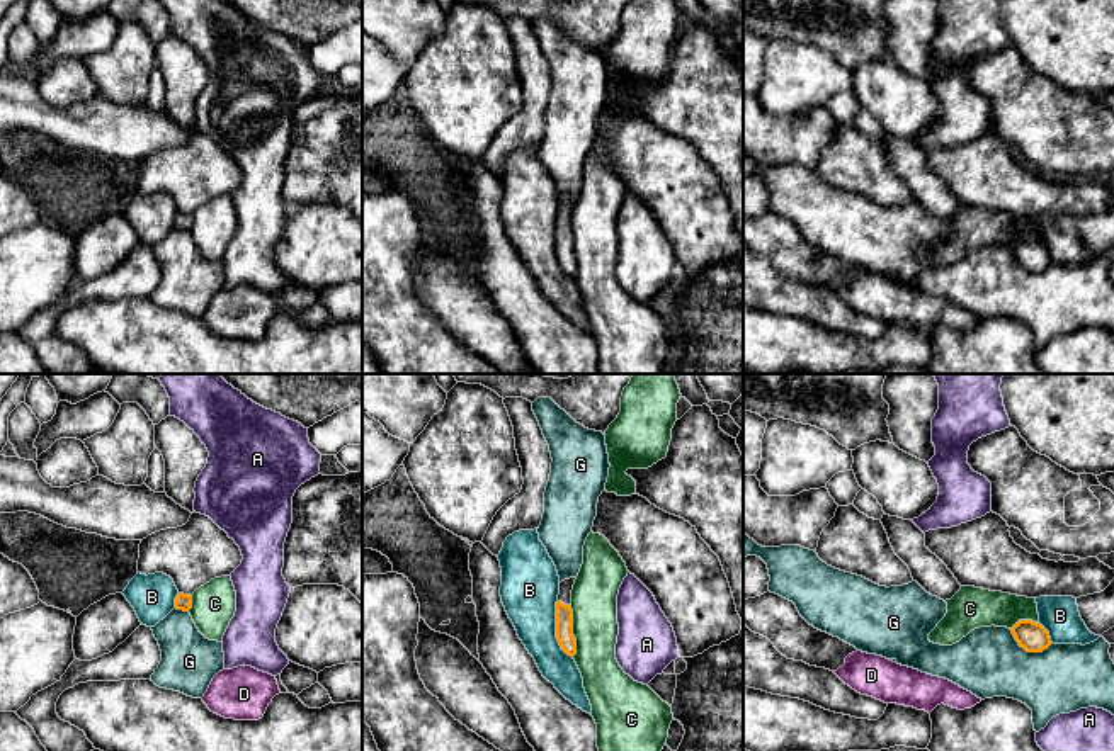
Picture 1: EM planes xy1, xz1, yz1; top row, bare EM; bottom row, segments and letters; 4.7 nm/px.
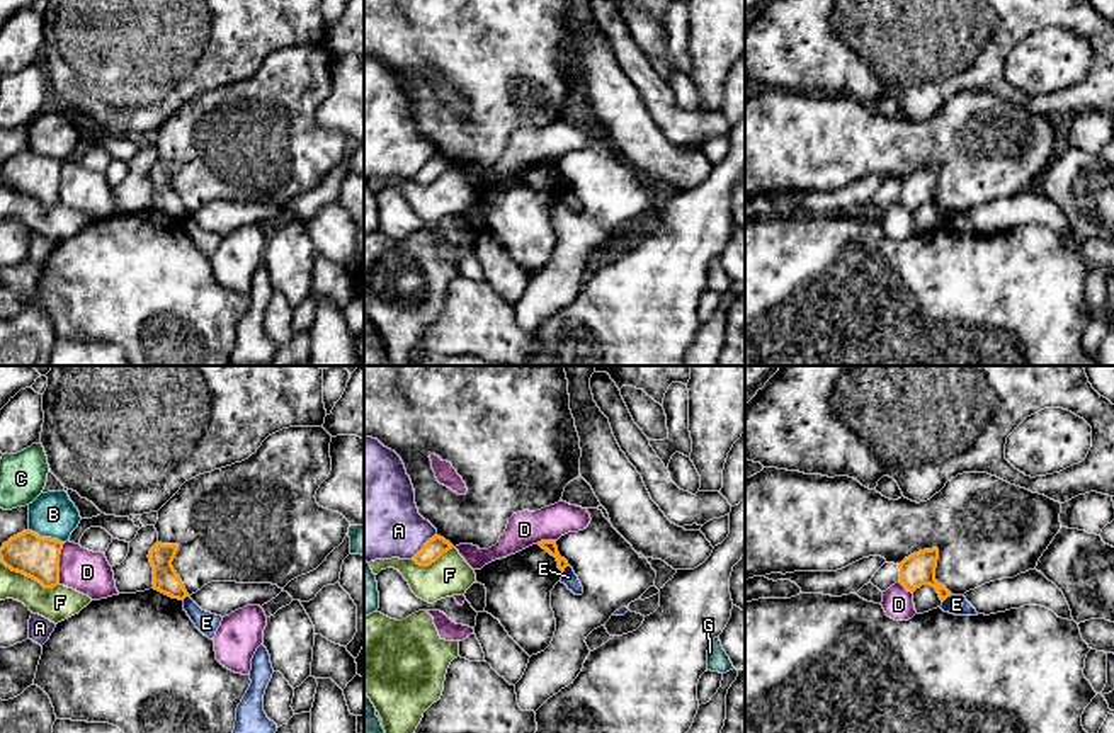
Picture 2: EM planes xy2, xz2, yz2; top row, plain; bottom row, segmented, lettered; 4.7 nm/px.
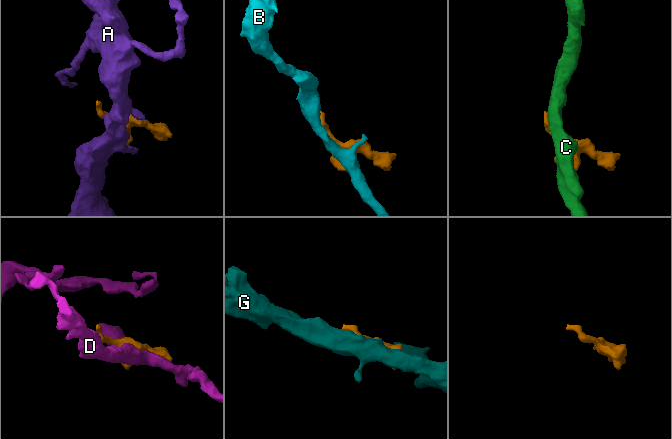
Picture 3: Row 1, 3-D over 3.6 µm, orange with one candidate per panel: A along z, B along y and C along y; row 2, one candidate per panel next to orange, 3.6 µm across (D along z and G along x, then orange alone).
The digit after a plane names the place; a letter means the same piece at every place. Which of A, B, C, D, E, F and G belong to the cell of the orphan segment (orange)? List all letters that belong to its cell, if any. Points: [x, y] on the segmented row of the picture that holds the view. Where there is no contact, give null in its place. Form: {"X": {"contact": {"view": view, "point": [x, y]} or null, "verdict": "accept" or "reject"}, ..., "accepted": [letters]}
{"A": {"contact": {"view": "xz2", "point": [424, 546]}, "verdict": "reject"}, "B": {"contact": {"view": "xz1", "point": [556, 629]}, "verdict": "reject"}, "C": {"contact": {"view": "xz1", "point": [572, 631]}, "verdict": "reject"}, "D": {"contact": {"view": "xy2", "point": [58, 563]}, "verdict": "reject"}, "E": {"contact": {"view": "yz2", "point": [946, 597]}, "verdict": "reject"}, "F": {"contact": {"view": "xy2", "point": [29, 577]}, "verdict": "reject"}, "G": {"contact": {"view": "yz1", "point": [1029, 651]}, "verdict": "reject"}, "accepted": []}

